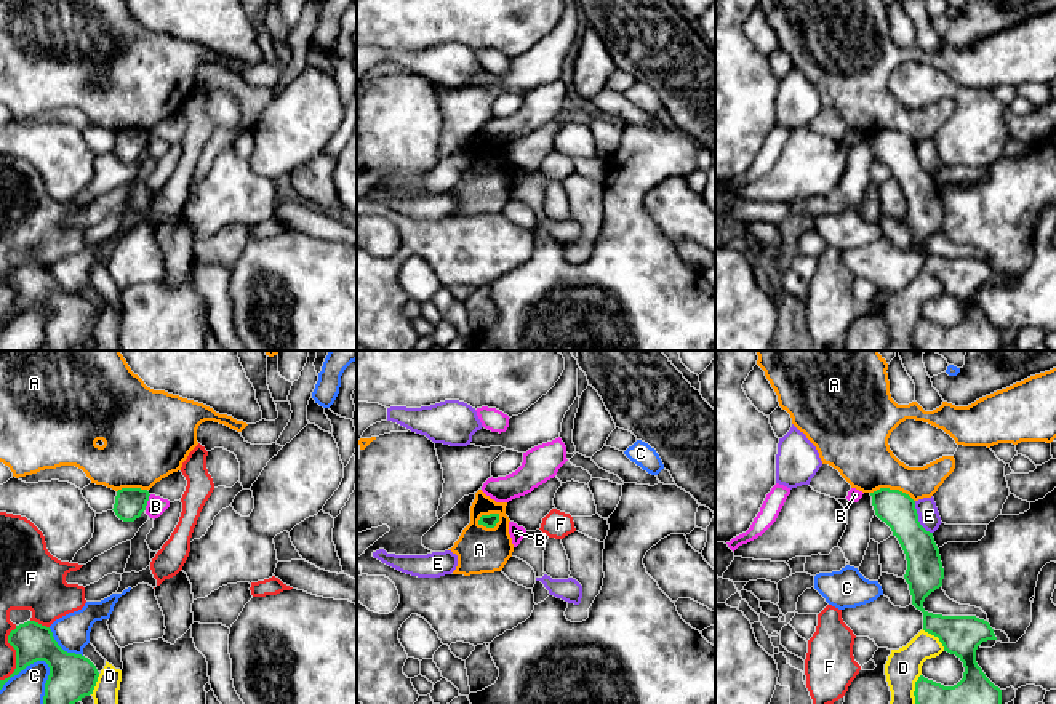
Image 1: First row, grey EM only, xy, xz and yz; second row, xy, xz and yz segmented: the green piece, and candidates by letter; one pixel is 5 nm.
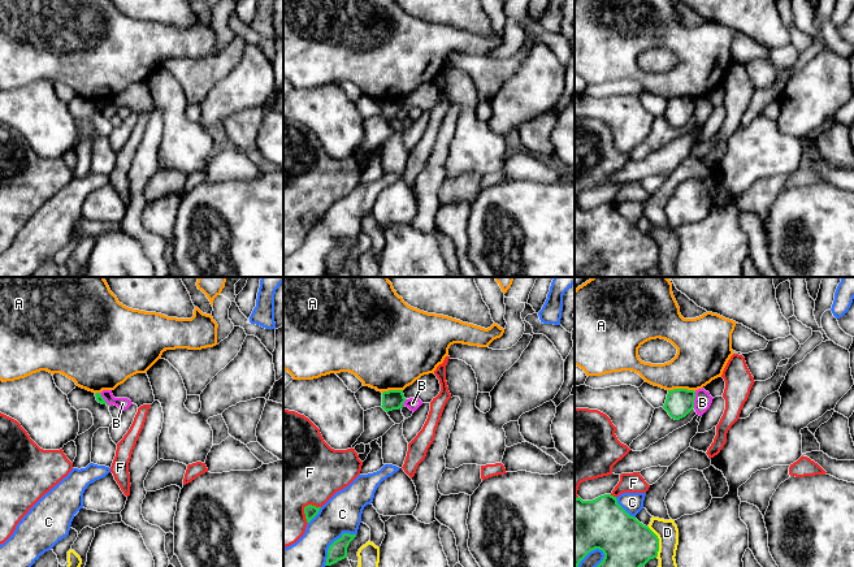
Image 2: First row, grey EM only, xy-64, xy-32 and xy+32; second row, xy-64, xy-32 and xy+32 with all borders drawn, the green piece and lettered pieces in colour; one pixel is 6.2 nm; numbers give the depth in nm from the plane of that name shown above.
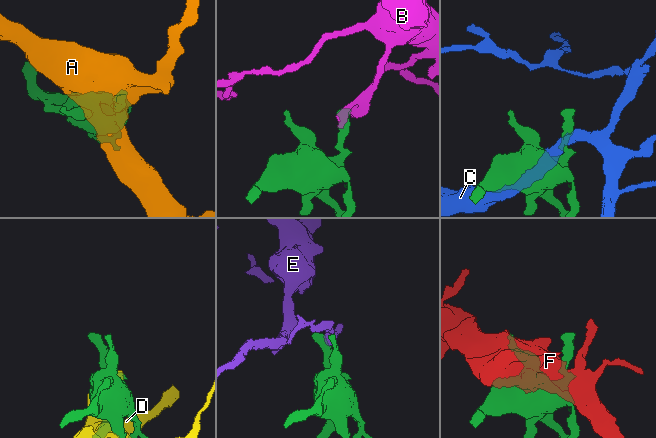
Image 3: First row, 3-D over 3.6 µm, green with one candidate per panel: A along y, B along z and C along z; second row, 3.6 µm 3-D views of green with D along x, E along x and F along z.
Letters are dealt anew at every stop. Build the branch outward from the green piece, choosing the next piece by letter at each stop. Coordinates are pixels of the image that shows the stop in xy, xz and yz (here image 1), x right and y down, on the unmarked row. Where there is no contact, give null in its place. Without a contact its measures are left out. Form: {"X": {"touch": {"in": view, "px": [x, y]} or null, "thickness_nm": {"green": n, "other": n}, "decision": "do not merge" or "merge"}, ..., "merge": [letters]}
{"A": {"touch": {"in": "xz", "px": [487, 157]}, "thickness_nm": {"green": 70, "other": 240}, "decision": "do not merge"}, "B": {"touch": {"in": "xy", "px": [146, 144]}, "thickness_nm": {"green": 160, "other": 100}, "decision": "do not merge"}, "C": {"touch": {"in": "xy", "px": [24, 309]}, "thickness_nm": {"green": 220, "other": 220}, "decision": "do not merge"}, "D": {"touch": {"in": "yz", "px": [936, 277]}, "thickness_nm": {"green": 200, "other": 180}, "decision": "do not merge"}, "E": {"touch": {"in": "yz", "px": [917, 160]}, "thickness_nm": {"green": 180, "other": 110}, "decision": "do not merge"}, "F": {"touch": {"in": "xy", "px": [40, 266]}, "thickness_nm": {"green": 190, "other": 320}, "decision": "do not merge"}, "merge": []}

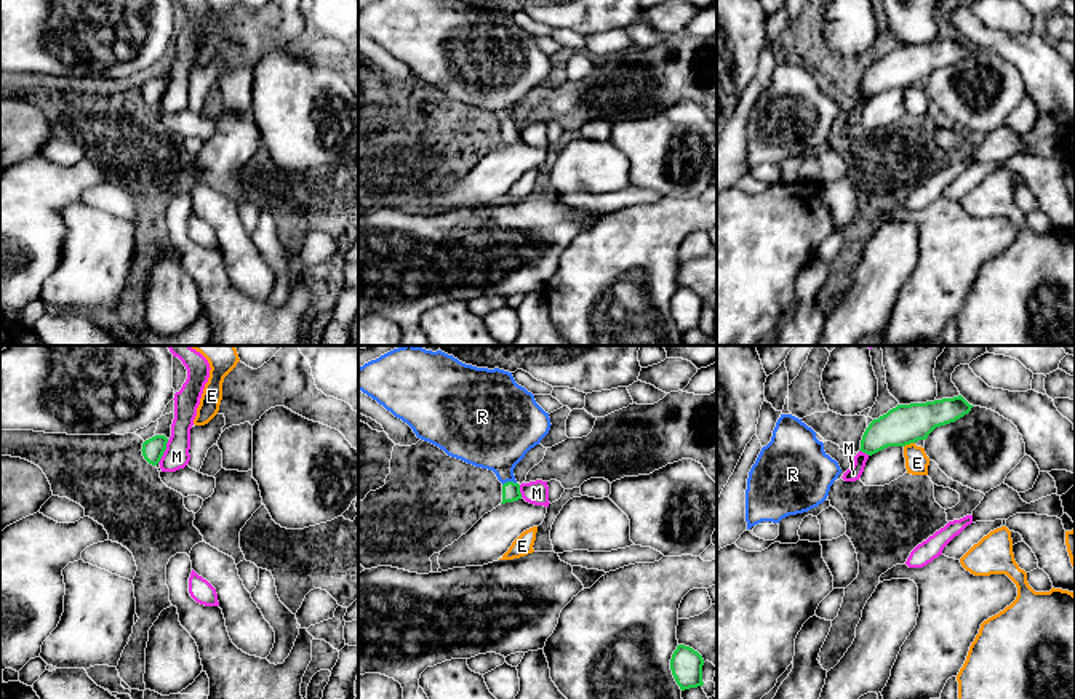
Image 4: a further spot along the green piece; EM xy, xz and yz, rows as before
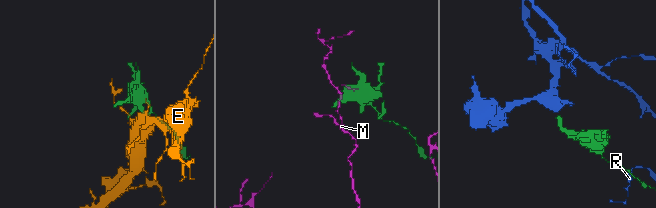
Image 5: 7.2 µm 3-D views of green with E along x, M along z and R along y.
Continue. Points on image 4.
{"E": {"touch": {"in": "yz", "px": [909, 85]}, "thickness_nm": {"green": 200, "other": 120}, "decision": "do not merge"}, "M": {"touch": {"in": "xy", "px": [163, 93]}, "thickness_nm": {"green": 110, "other": 130}, "decision": "do not merge"}, "R": {"touch": {"in": "xz", "px": [509, 123]}, "thickness_nm": {"green": 100, "other": 360}, "decision": "merge"}, "merge": ["R"]}

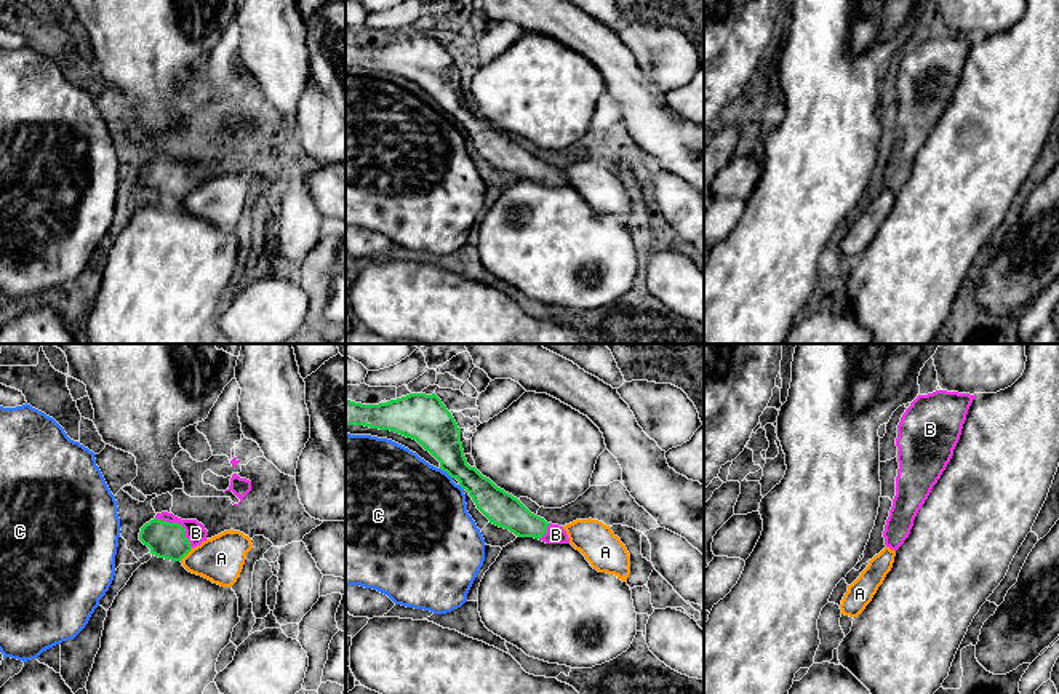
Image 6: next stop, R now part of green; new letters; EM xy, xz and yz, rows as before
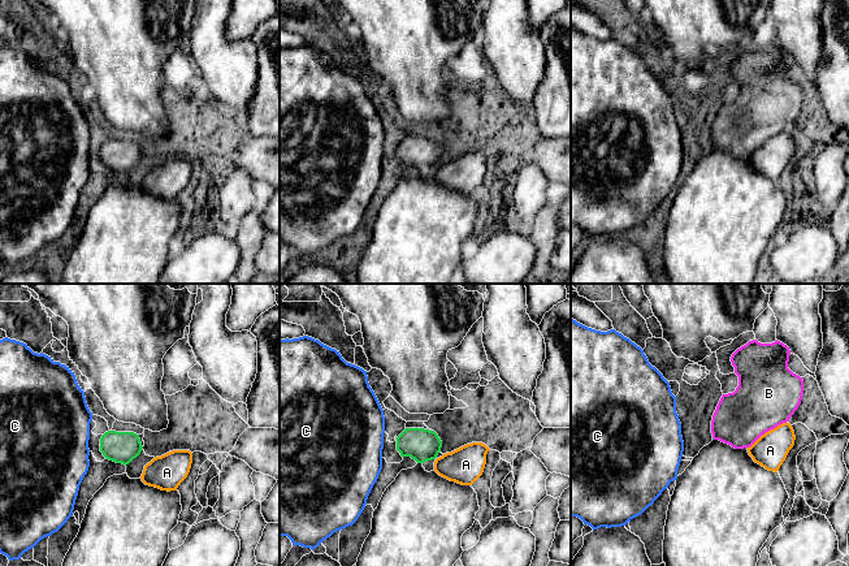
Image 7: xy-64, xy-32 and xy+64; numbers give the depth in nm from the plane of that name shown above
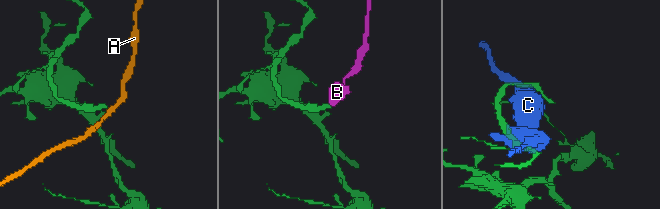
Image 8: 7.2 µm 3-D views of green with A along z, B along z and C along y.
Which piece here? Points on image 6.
{"A": {"touch": {"in": "xy", "px": [186, 195]}, "thickness_nm": {"green": 180, "other": 240}, "decision": "do not merge"}, "B": {"touch": {"in": "xy", "px": [179, 167]}, "thickness_nm": {"green": 180, "other": 100}, "decision": "merge"}, "C": {"touch": {"in": "xz", "px": [447, 114]}, "thickness_nm": {"green": 220, "other": 480}, "decision": "do not merge"}, "merge": ["B"]}

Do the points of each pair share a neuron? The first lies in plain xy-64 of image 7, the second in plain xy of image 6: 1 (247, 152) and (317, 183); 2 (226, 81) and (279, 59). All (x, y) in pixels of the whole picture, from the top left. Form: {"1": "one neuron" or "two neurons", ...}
{"1": "one neuron", "2": "one neuron"}

